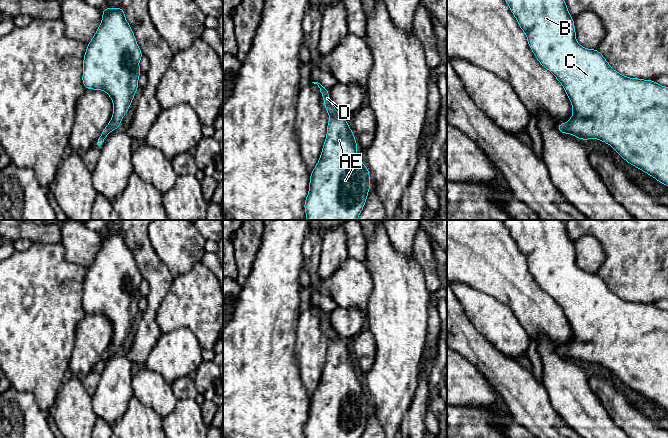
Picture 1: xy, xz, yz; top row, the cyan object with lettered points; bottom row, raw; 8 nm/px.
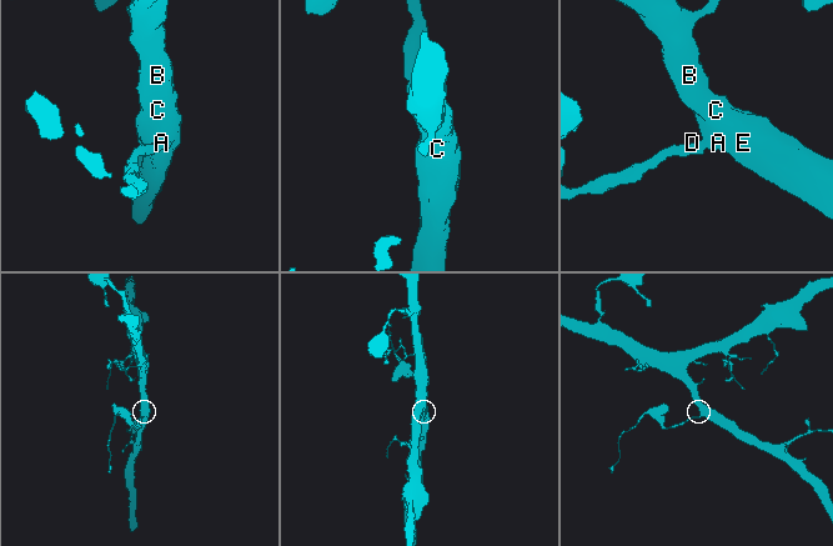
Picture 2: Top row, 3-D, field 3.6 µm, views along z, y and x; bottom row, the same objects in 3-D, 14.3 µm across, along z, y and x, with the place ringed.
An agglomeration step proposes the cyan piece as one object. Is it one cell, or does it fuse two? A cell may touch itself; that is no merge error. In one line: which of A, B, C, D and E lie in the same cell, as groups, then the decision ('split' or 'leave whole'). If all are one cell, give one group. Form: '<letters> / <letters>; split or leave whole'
A B C D E; leave whole

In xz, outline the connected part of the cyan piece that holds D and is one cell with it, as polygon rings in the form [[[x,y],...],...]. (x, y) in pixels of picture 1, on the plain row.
[[[312,306],[317,308],[320,312],[322,322],[324,325],[324,331],[330,341],[327,348],[326,363],[323,368],[323,372],[320,378],[318,387],[310,398],[309,415],[304,426],[304,434],[306,438],[361,438],[366,423],[371,411],[370,398],[367,390],[362,387],[357,379],[358,370],[354,357],[348,349],[346,342],[340,339],[337,333],[332,329],[329,321],[329,314],[323,311],[318,306]]]

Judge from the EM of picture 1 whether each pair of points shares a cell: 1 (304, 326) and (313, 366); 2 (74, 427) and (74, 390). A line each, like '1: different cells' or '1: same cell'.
1: same cell
2: same cell

